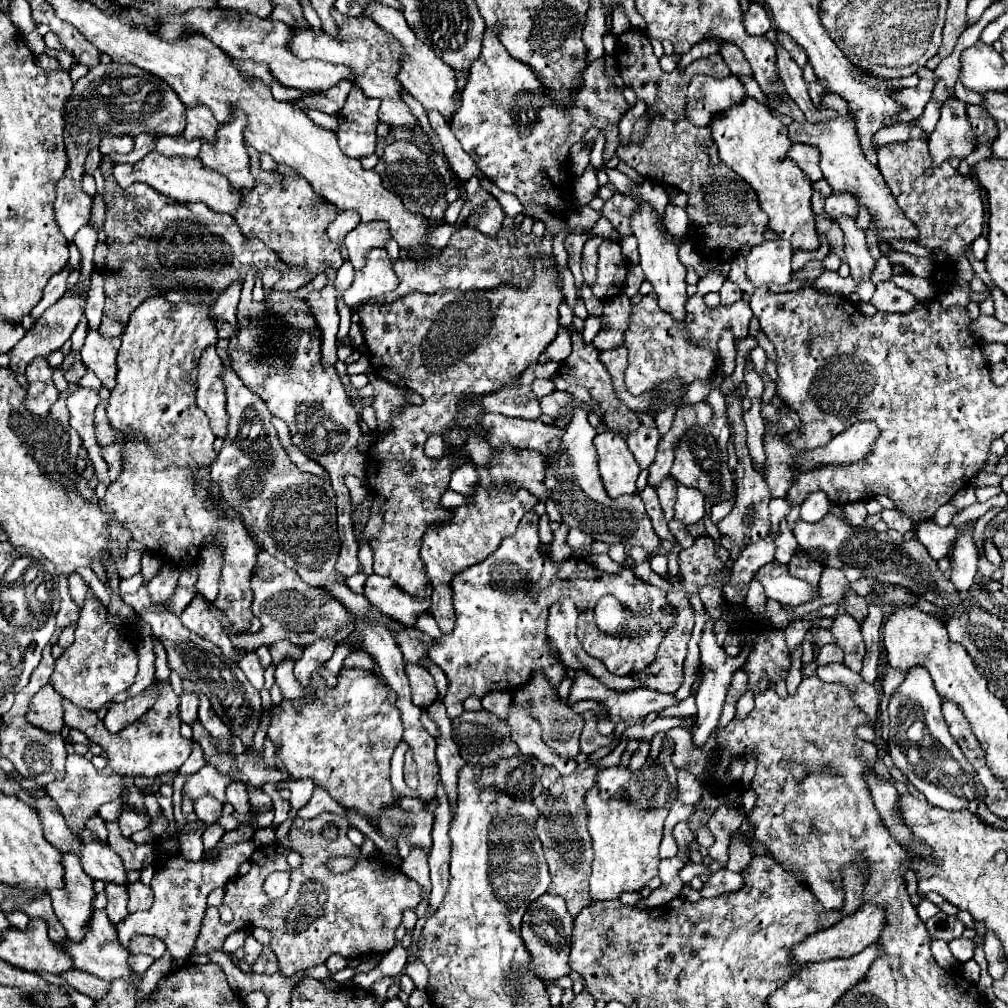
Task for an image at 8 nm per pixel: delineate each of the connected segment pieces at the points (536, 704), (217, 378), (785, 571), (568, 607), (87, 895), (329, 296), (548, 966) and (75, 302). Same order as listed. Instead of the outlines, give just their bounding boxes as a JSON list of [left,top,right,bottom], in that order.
[[515,672,583,760],[197,346,227,438],[755,564,819,606],[547,598,639,690],[49,854,93,940],[307,268,339,366],[521,894,573,980],[9,278,91,374]]

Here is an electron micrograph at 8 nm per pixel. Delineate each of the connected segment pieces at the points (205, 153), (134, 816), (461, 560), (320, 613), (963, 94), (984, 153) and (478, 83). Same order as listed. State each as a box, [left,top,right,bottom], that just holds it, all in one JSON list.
[[199,108,253,190],[119,804,149,834],[421,484,539,632],[211,552,353,650],[955,79,983,105],[965,144,993,166],[451,26,629,210]]

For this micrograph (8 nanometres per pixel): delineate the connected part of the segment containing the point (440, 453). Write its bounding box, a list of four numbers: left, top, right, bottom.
[424,435,446,460]

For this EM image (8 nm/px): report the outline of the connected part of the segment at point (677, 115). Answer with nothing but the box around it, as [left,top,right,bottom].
[617,28,769,262]

